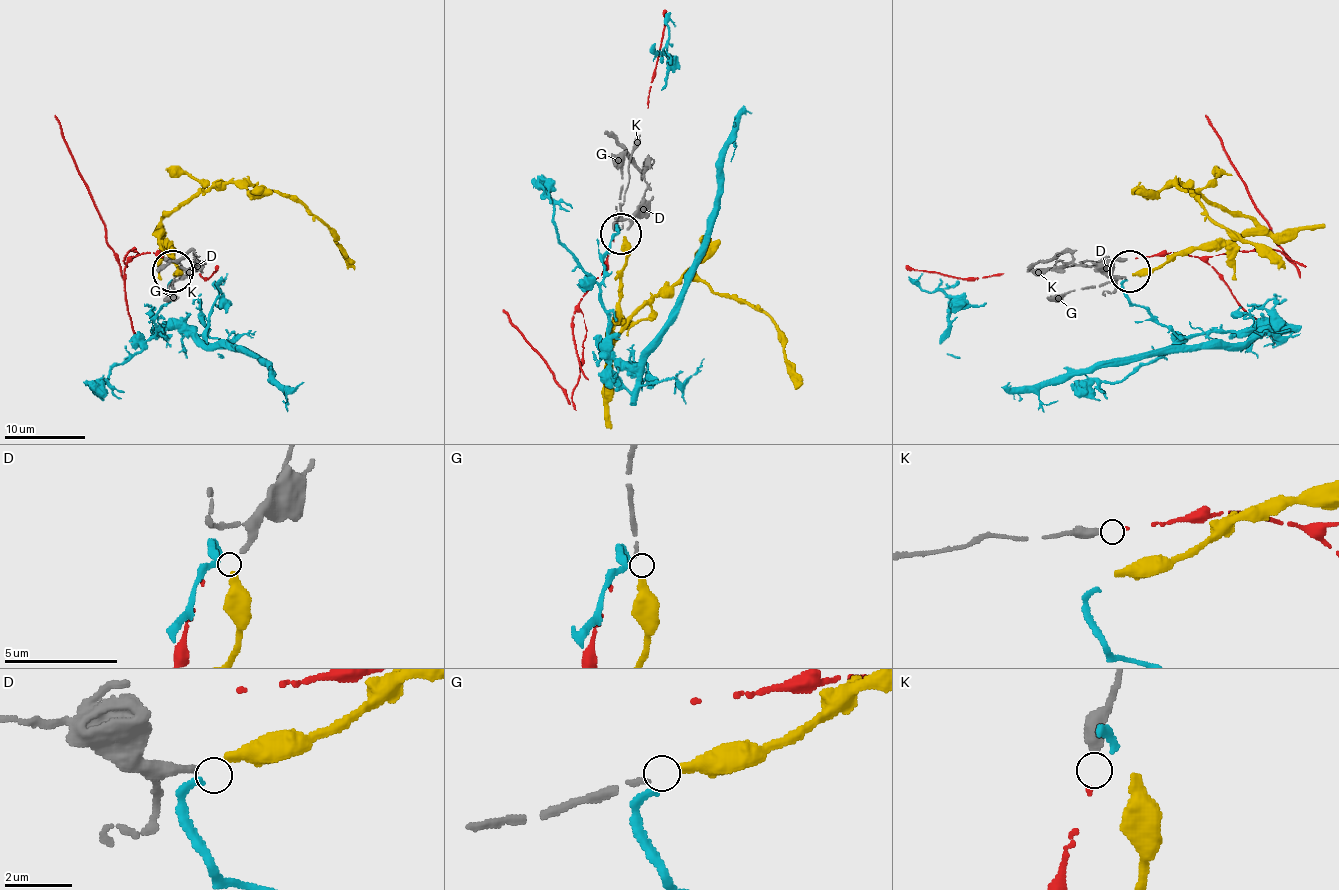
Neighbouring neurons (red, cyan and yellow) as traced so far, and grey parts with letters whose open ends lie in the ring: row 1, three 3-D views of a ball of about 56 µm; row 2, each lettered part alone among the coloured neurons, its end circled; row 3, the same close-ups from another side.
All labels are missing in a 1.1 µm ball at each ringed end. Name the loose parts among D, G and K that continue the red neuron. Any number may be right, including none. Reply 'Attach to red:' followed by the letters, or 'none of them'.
Attach to red: K

